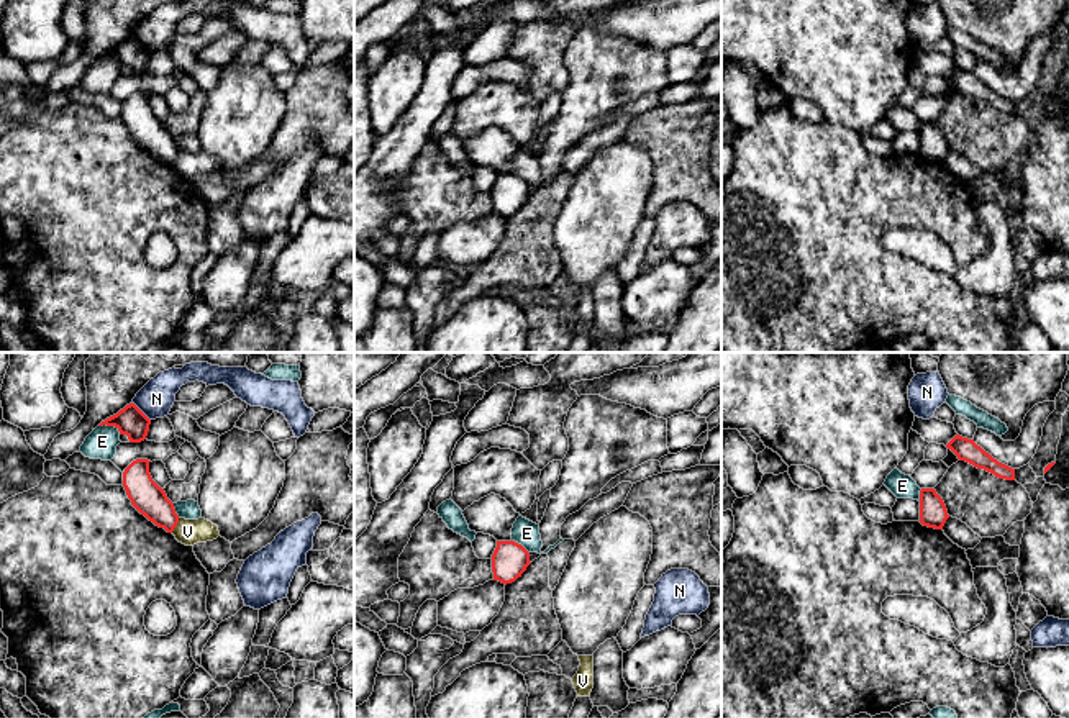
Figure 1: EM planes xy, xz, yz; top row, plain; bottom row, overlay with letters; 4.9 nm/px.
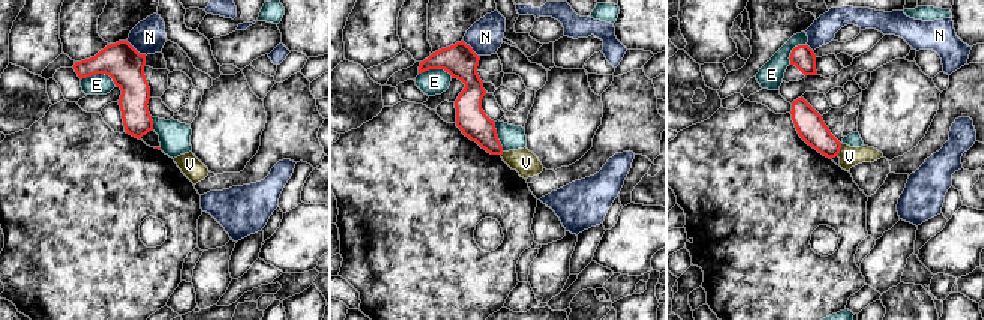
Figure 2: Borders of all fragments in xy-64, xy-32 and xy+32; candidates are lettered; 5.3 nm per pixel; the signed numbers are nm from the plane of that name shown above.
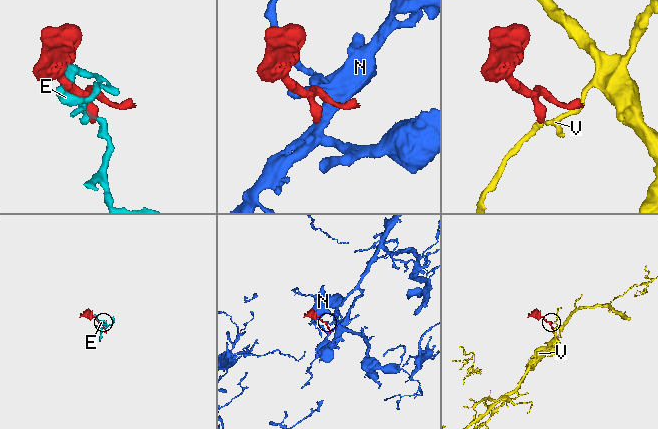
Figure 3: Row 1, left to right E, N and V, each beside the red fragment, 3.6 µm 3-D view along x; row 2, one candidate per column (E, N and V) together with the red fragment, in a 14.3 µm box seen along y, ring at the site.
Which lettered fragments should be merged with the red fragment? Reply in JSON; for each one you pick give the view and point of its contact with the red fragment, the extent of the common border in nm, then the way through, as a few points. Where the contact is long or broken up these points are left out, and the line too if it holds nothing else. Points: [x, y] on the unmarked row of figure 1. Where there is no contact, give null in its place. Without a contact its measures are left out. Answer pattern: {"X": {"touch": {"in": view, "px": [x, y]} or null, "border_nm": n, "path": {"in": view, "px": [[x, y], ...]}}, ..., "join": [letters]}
{"join": []}

